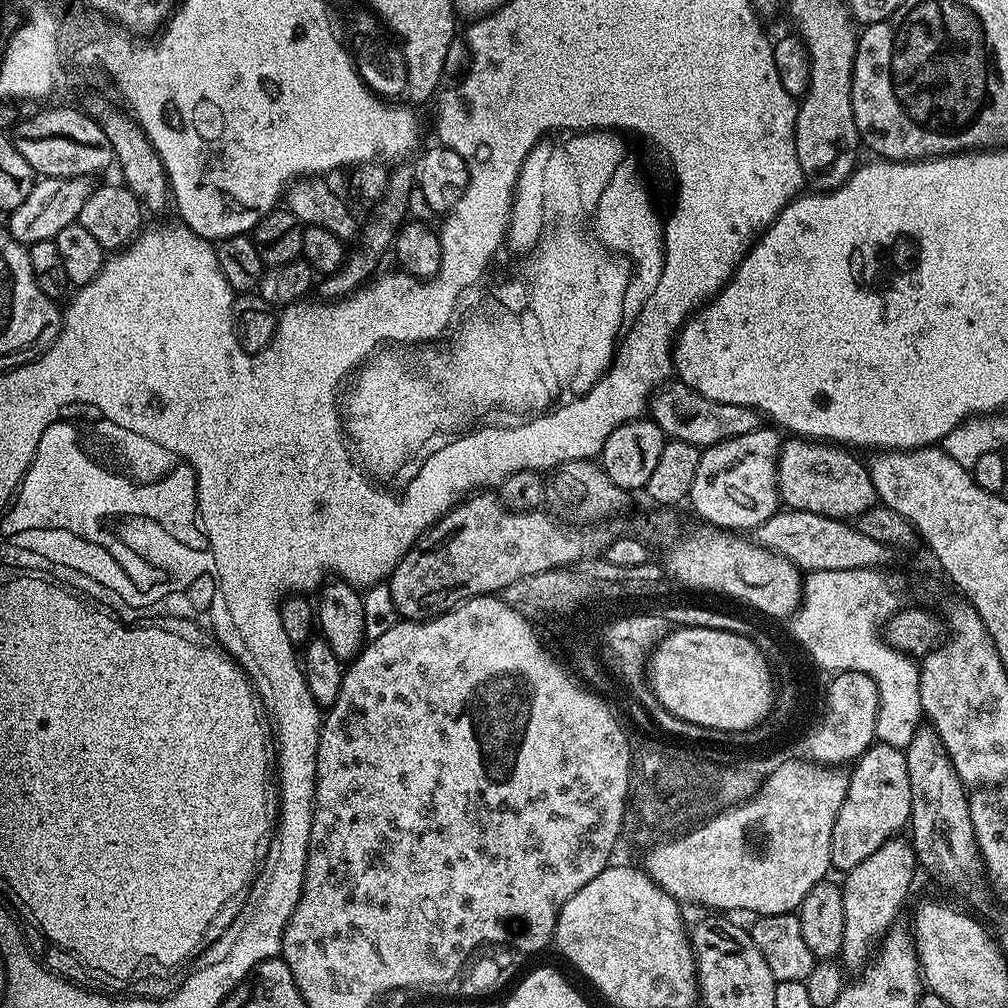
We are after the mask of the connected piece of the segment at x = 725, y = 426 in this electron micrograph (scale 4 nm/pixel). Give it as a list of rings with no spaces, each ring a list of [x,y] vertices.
[[[678,378],[665,380],[650,396],[650,419],[664,431],[665,437],[690,442],[701,450],[711,448],[723,440],[750,434],[761,427],[762,420],[759,418],[747,403],[711,400]]]

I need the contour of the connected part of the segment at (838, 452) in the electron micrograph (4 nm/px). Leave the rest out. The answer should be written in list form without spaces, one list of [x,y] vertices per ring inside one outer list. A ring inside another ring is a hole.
[[[807,438],[785,439],[780,445],[780,457],[776,459],[776,491],[779,503],[788,510],[813,512],[835,520],[847,521],[849,518],[860,516],[865,508],[871,508],[877,503],[878,497],[871,471],[866,464],[855,460],[851,454],[853,455],[851,451],[831,446],[826,442],[813,442]]]

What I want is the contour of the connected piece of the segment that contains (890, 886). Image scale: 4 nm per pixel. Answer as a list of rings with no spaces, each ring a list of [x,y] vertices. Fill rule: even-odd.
[[[891,840],[875,851],[866,862],[847,873],[843,881],[844,913],[846,928],[860,928],[860,932],[889,932],[897,922],[896,911],[904,904],[908,896],[908,887],[912,884],[912,875],[918,869],[916,852],[911,843]]]

